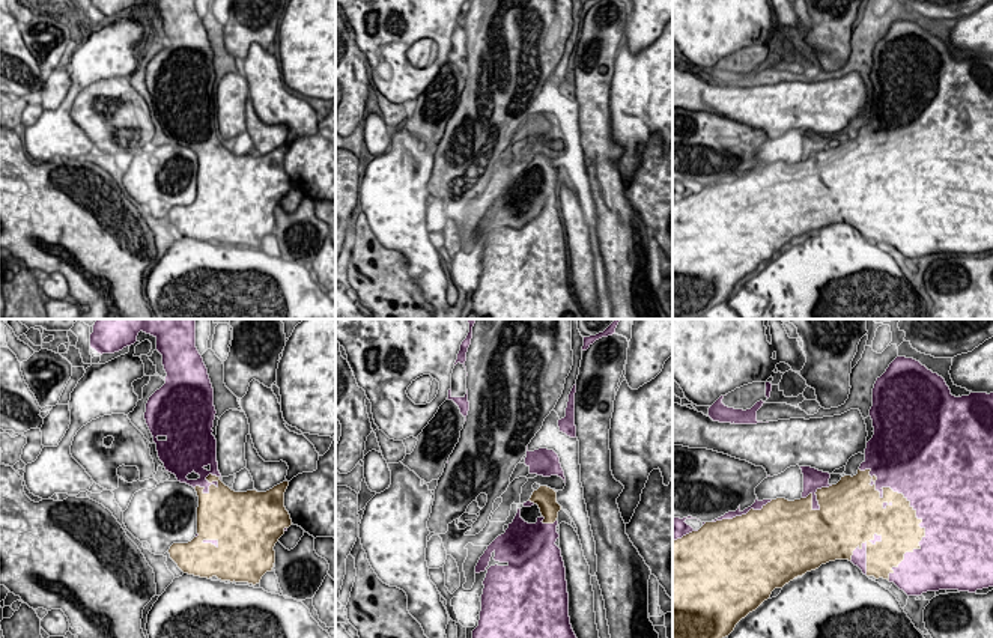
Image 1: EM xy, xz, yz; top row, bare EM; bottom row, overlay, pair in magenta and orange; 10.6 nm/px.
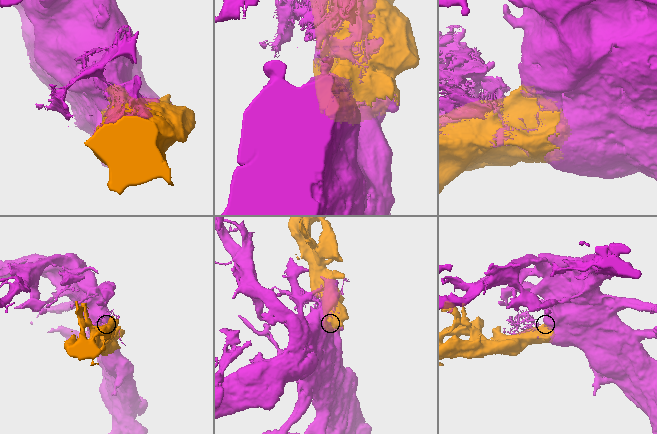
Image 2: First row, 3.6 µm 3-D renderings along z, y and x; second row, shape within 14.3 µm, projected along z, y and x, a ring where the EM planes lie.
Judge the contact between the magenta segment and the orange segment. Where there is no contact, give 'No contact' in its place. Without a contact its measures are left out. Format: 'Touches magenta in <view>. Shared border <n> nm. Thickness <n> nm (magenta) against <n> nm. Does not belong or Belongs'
Touches magenta in yz. Shared border 1250 nm. Thickness 480 nm (magenta) against 440 nm. Belongs

